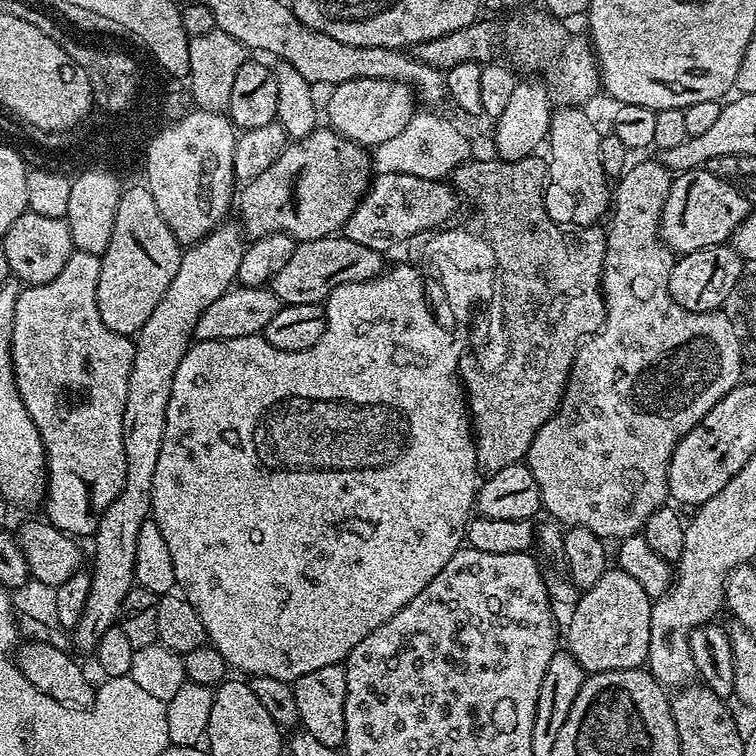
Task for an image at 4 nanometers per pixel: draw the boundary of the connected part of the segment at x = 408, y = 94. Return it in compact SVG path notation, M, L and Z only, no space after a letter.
M354 78L329 92L327 127L368 150L397 136L418 111L417 93L409 85L393 80Z

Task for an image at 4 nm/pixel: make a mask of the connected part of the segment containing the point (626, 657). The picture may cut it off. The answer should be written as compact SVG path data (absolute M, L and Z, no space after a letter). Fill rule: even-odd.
M618 566L609 567L594 586L579 595L573 606L567 651L590 674L643 667L649 652L652 601L630 574Z

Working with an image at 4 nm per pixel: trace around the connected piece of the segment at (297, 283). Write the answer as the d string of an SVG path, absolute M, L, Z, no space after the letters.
M347 234L302 240L297 243L293 256L286 261L286 266L282 266L278 274L274 274L270 281L270 290L279 298L281 305L323 305L332 292L338 290L338 286L375 280L385 271L384 260L385 257L378 250L370 250L370 246L354 242Z

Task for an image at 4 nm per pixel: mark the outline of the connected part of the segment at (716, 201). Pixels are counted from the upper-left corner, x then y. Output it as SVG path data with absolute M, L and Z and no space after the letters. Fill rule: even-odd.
M707 168L692 169L679 173L673 179L663 204L660 236L664 244L680 256L713 248L714 245L727 243L751 211L749 200L731 181L710 174Z

